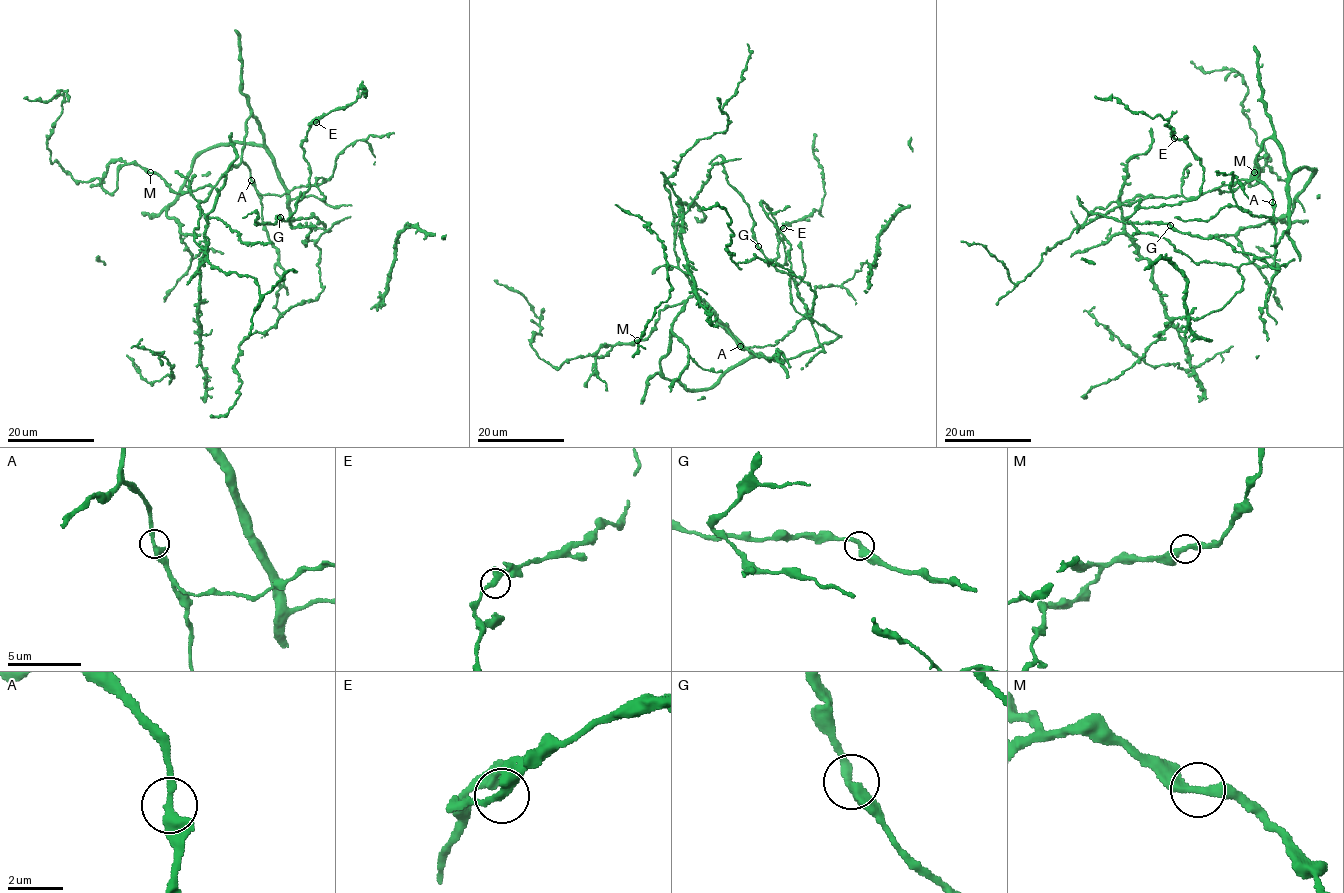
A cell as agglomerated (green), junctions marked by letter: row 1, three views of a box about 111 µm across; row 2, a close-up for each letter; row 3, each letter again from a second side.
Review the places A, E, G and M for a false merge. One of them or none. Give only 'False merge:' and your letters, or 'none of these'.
False merge: none of these

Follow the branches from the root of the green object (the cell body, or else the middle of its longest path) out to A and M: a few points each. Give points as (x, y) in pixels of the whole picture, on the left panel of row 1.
A: (275, 162), (265, 146), (261, 123), (250, 116), (246, 124), (242, 161), (248, 167), (251, 179)
M: (275, 162), (265, 146), (261, 123), (252, 116), (246, 124), (242, 159), (214, 185), (174, 192), (150, 172)

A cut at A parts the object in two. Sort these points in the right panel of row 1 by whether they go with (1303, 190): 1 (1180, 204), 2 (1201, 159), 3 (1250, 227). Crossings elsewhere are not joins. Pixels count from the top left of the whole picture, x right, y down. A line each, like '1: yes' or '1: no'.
1: yes
2: yes
3: yes

